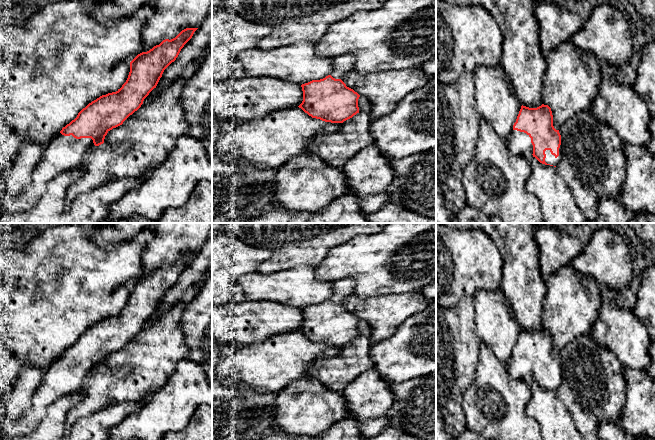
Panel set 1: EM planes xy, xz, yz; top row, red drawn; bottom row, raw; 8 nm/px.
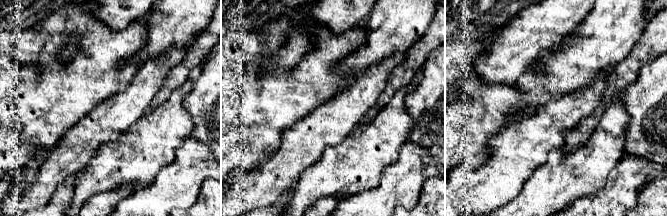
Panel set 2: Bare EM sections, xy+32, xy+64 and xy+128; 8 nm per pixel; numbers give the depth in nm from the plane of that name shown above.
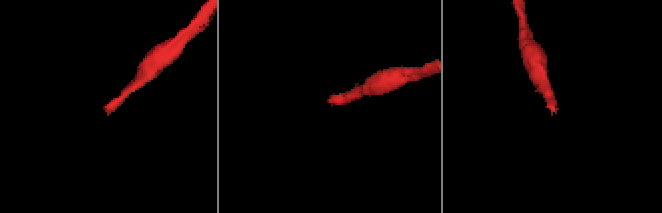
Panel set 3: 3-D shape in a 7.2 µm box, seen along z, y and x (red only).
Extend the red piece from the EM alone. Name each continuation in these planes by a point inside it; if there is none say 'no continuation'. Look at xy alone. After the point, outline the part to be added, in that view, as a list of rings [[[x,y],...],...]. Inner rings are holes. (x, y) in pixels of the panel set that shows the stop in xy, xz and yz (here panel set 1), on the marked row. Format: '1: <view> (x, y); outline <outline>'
1: xy (63, 153); outline [[[58,133],[48,142],[43,157],[32,172],[31,183],[18,195],[6,197],[0,204],[0,214],[13,214],[34,207],[47,190],[48,183],[57,175],[72,170],[82,164],[88,151],[95,147],[91,138],[76,139],[72,135]]]

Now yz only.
1: yz (550, 159); outline [[[560,145],[560,148],[559,148],[559,156],[557,158],[554,155],[551,154],[550,150],[546,150],[545,154],[546,154],[545,162],[547,164],[556,166],[561,161],[561,157],[562,157],[561,145]]]

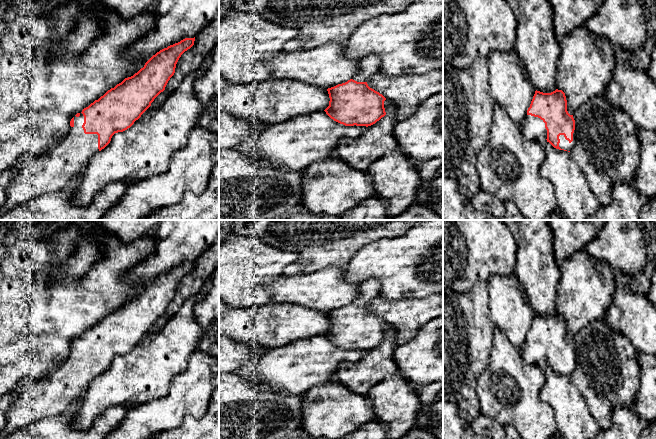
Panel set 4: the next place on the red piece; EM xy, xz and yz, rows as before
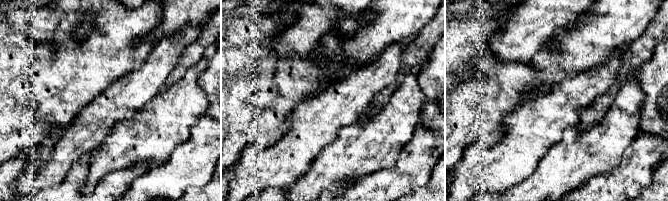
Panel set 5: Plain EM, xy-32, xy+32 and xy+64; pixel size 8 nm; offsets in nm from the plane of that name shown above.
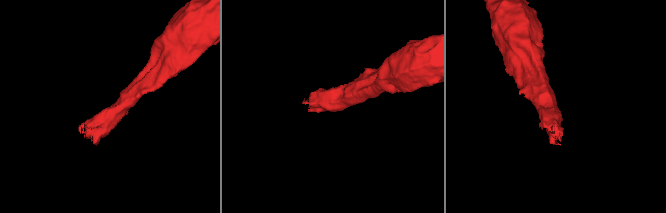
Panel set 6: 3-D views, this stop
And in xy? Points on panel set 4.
1: xy (37, 175); outline [[[74,116],[74,126],[49,151],[42,155],[26,153],[17,159],[17,174],[6,189],[7,200],[0,213],[5,213],[20,204],[46,194],[64,190],[67,184],[77,175],[82,174],[91,158],[99,152],[98,135],[85,134],[82,128],[84,116]]]

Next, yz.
1: yz (564, 144); outline [[[574,130],[574,133],[573,133],[573,141],[571,143],[568,140],[565,139],[564,135],[560,135],[559,139],[560,139],[559,147],[561,149],[570,151],[575,146],[575,142],[576,142],[575,130]]]

